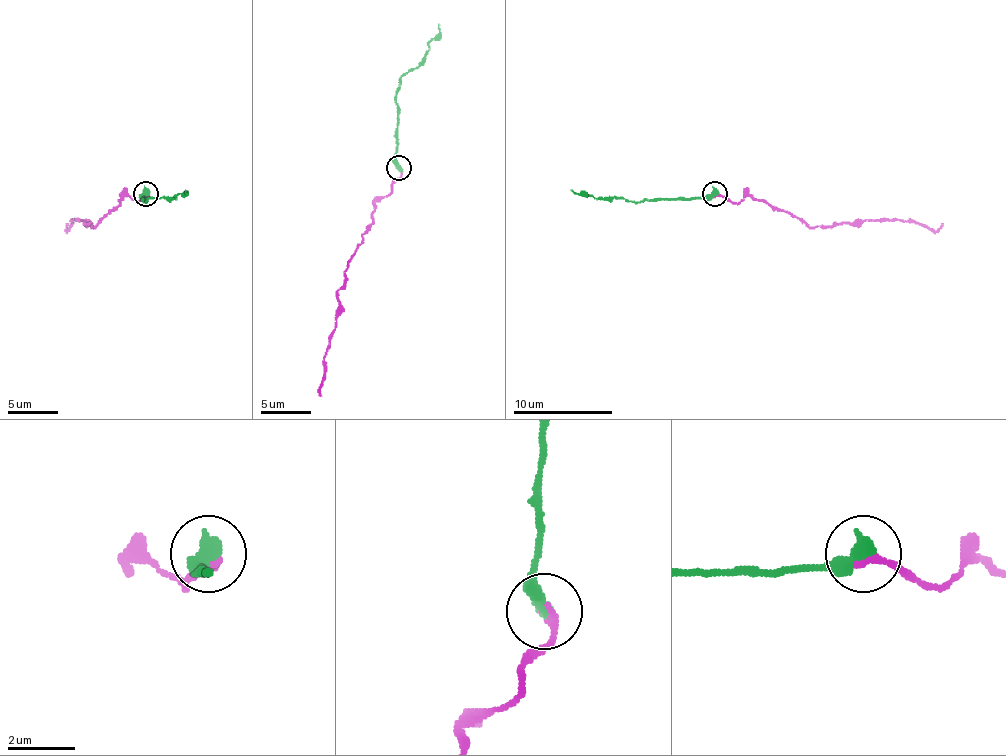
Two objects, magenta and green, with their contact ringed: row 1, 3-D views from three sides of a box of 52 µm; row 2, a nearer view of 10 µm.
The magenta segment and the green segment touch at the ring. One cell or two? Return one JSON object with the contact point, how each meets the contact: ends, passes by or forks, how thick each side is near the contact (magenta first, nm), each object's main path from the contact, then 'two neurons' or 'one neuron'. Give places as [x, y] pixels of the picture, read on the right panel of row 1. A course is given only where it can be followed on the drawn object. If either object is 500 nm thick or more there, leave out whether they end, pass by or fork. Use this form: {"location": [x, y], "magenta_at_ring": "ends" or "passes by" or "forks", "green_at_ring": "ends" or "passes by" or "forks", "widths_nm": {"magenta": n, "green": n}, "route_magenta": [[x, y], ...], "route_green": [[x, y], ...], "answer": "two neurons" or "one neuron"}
{"location": [715, 193], "widths_nm": {"magenta": 190, "green": 550}, "route_magenta": [[715, 193], [735, 203], [748, 195], [765, 200], [793, 213], [810, 228], [900, 220], [937, 230], [942, 223]], "route_green": [[715, 193], [701, 198], [633, 203], [623, 198], [571, 190]], "answer": "one neuron"}

